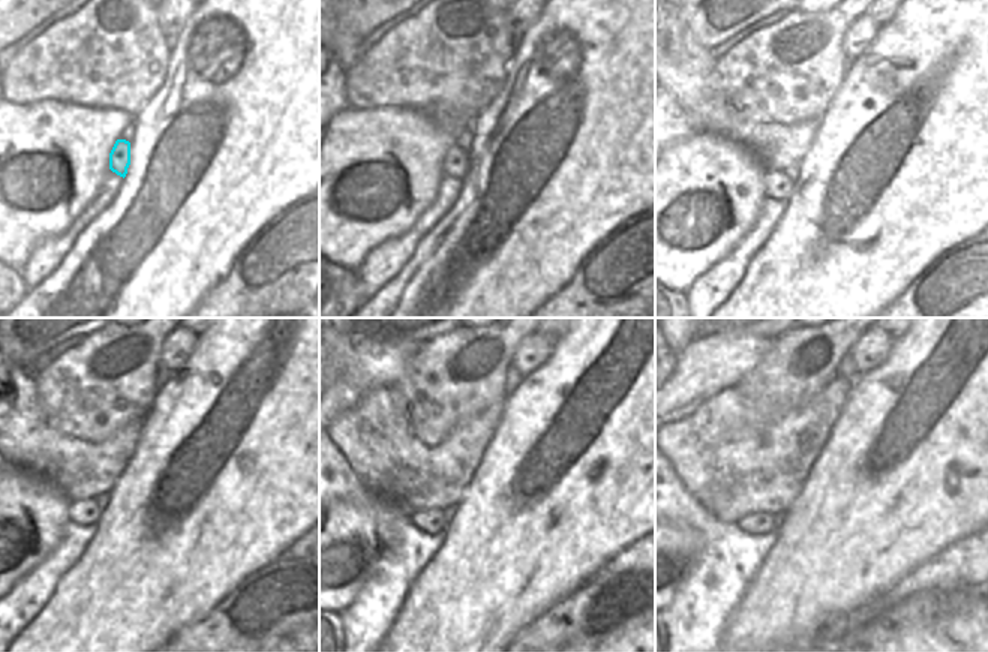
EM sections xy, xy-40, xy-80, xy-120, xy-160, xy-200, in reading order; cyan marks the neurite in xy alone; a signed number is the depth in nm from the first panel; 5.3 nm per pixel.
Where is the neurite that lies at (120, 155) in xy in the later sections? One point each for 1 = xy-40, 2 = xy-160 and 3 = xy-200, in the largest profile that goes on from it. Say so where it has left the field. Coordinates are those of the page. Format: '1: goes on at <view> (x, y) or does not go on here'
1: goes on at xy-40 (456, 155)
2: goes on at xy-160 (431, 520)
3: goes on at xy-200 (760, 523)

